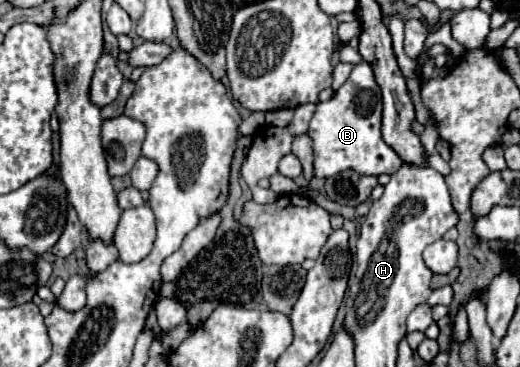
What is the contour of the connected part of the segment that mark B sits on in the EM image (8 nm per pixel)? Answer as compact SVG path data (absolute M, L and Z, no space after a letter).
M363 61L353 67L349 79L331 101L317 105L311 119L309 137L313 139L315 177L327 179L345 169L355 169L361 175L391 175L403 165L401 157L383 141L381 109L381 89L373 77L371 65Z

